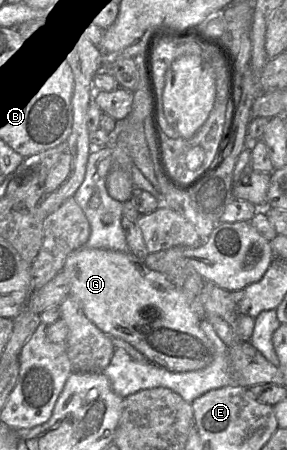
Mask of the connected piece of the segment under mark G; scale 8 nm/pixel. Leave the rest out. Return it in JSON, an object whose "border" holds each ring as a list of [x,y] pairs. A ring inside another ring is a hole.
{"border":[[[83,246],[67,256],[62,272],[69,280],[69,295],[79,302],[85,316],[105,334],[131,344],[150,363],[172,372],[189,372],[201,370],[212,361],[214,346],[200,328],[200,319],[191,310],[185,295],[163,274],[150,270],[130,251]]]}

